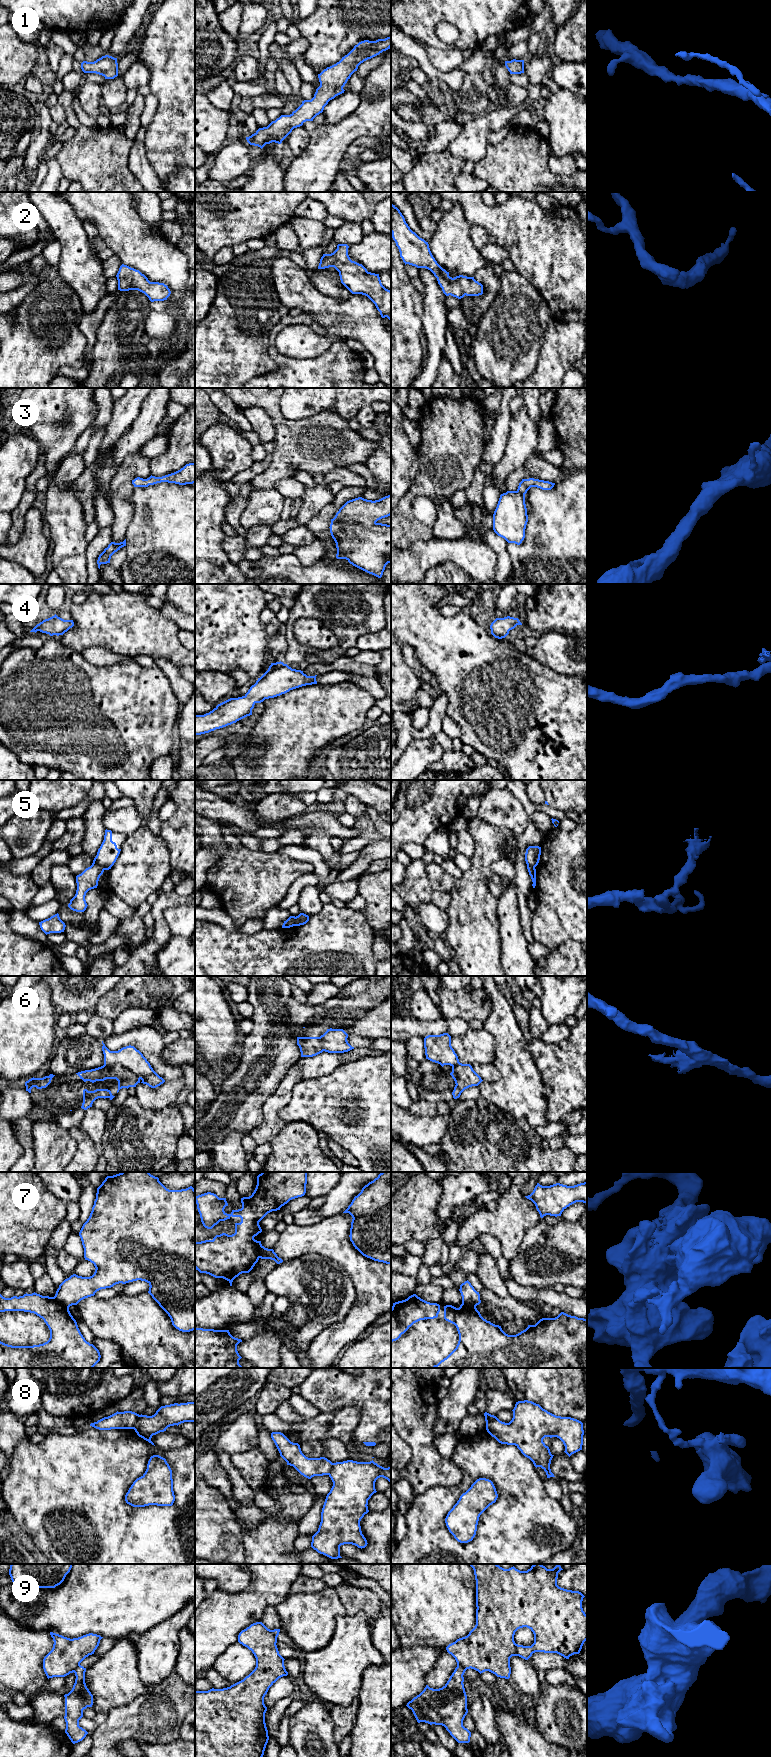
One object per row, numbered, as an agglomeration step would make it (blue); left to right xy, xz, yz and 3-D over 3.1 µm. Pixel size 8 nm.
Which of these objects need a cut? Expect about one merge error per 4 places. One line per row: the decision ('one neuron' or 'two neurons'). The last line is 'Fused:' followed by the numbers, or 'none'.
1: one neuron
2: one neuron
3: one neuron
4: one neuron
5: two neurons
6: two neurons
7: two neurons
8: two neurons
9: two neurons
Fused: 5, 6, 7, 8, 9

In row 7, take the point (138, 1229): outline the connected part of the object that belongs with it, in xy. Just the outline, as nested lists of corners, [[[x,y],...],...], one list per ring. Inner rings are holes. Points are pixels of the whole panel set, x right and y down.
[[[149,1172],[107,1176],[97,1188],[92,1211],[79,1236],[85,1260],[93,1263],[96,1269],[90,1277],[73,1274],[65,1279],[54,1296],[58,1302],[69,1308],[101,1289],[141,1280],[149,1284],[148,1293],[168,1314],[176,1329],[182,1332],[195,1330],[195,1189],[192,1186],[169,1190]]]

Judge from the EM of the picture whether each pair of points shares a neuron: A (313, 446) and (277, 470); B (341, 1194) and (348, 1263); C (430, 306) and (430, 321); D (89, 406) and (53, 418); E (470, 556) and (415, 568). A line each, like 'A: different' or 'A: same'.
A: same
B: different
C: same
D: same
E: same

